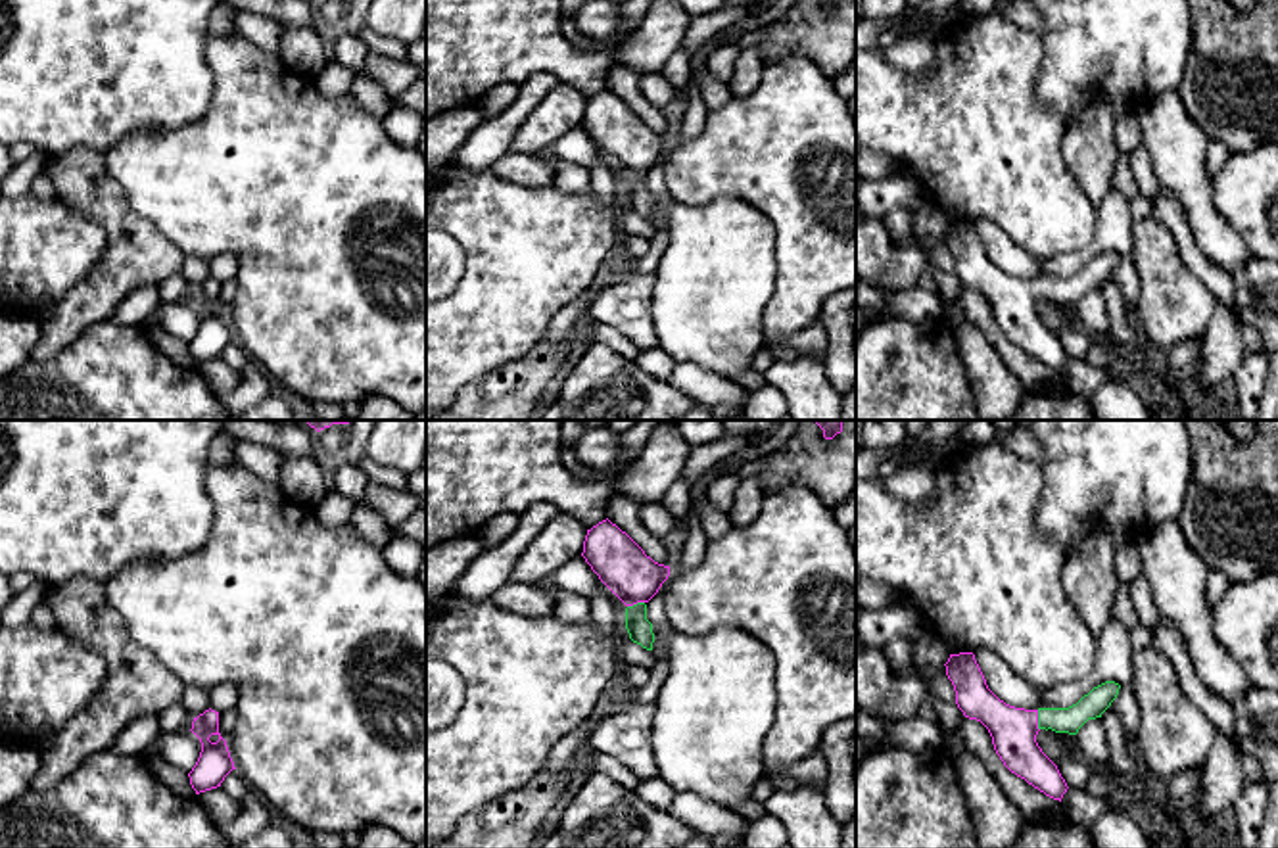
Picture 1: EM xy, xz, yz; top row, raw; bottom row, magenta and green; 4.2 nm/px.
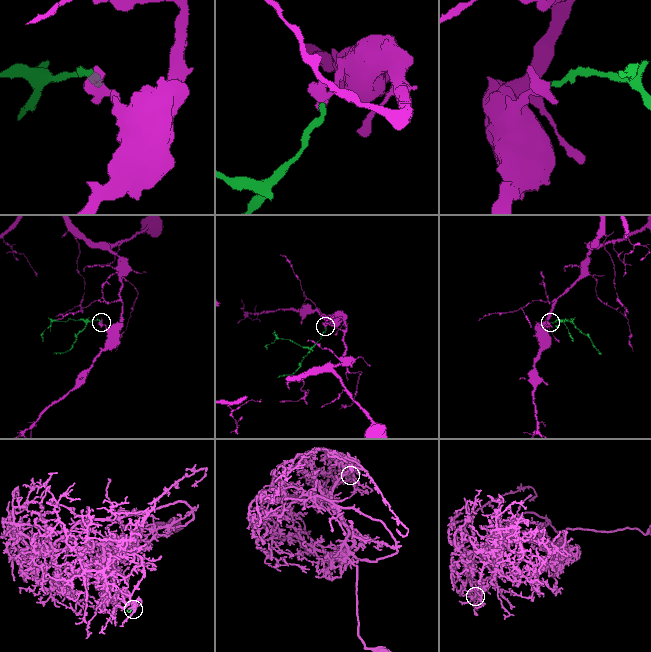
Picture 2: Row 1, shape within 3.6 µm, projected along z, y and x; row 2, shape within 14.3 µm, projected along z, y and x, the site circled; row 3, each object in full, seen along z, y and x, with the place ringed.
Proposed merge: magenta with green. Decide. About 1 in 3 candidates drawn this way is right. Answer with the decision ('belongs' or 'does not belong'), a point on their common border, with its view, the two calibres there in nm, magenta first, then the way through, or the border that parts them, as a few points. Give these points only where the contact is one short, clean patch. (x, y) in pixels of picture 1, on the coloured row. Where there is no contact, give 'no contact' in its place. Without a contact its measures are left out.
belongs | yz (1037, 720) | 190/110 nm | across yz (1014, 731), (1037, 720), (1069, 720)

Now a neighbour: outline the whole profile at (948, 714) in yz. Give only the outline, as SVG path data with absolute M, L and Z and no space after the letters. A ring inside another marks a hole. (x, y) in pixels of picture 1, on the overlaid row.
M929 695L927 700L933 704L935 712L936 712L942 739L944 739L944 748L956 760L959 754L965 752L965 746L958 737L959 723L965 719L965 716L958 708L956 700L946 702L946 700L940 700L936 695Z

